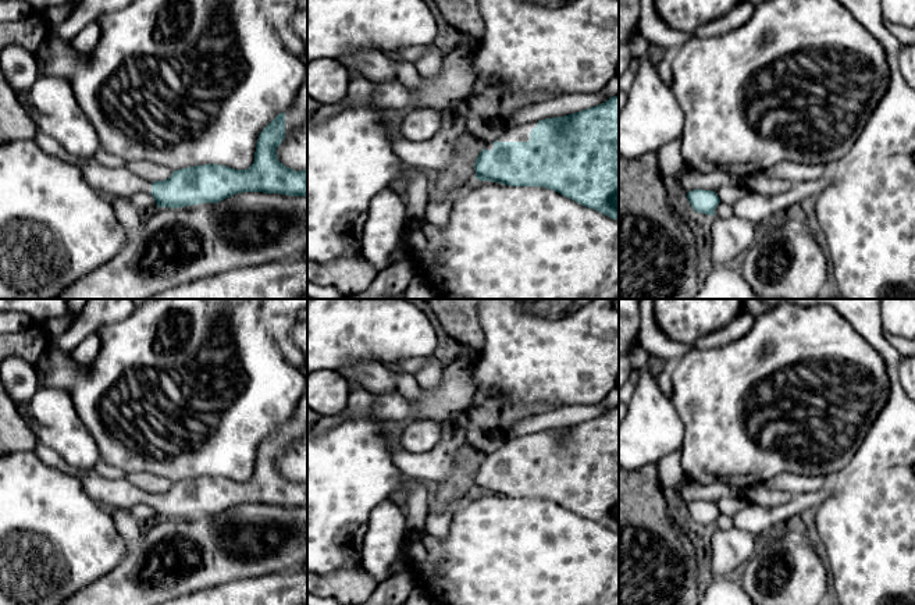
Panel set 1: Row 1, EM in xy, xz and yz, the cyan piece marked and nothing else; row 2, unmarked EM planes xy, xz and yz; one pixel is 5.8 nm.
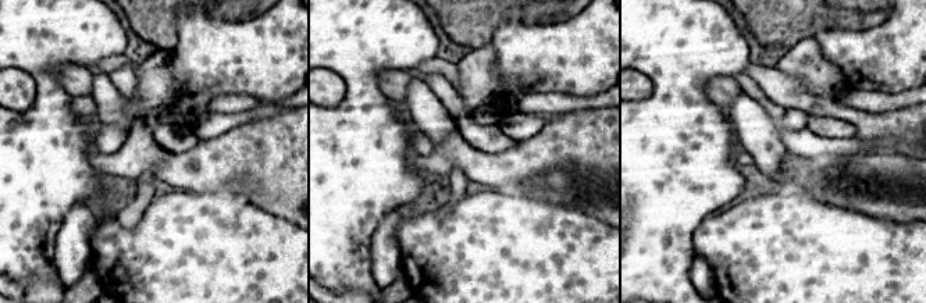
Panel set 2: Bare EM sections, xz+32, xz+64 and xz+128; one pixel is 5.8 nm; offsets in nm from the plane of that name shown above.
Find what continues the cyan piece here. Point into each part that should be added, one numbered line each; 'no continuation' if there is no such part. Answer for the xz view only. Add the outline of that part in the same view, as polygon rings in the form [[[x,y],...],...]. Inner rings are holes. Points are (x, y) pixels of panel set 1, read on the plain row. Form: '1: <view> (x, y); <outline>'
1: xz (517, 445); [[[538,434],[526,435],[521,438],[513,438],[501,446],[496,452],[498,453],[528,453],[530,444],[533,439],[537,438]]]

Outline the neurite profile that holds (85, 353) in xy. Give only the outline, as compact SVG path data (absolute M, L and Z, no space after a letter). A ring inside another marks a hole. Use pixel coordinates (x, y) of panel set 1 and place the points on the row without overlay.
M96 334L85 337L85 339L71 352L71 357L78 367L88 367L95 362L100 352L100 338Z

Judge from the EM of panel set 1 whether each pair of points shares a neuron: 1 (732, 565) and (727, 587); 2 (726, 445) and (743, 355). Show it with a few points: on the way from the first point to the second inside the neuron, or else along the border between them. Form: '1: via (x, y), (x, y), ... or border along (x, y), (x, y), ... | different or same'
1: border along (736, 576), (714, 582) | different
2: via (734, 423), (736, 399), (743, 390), (743, 377) | same

